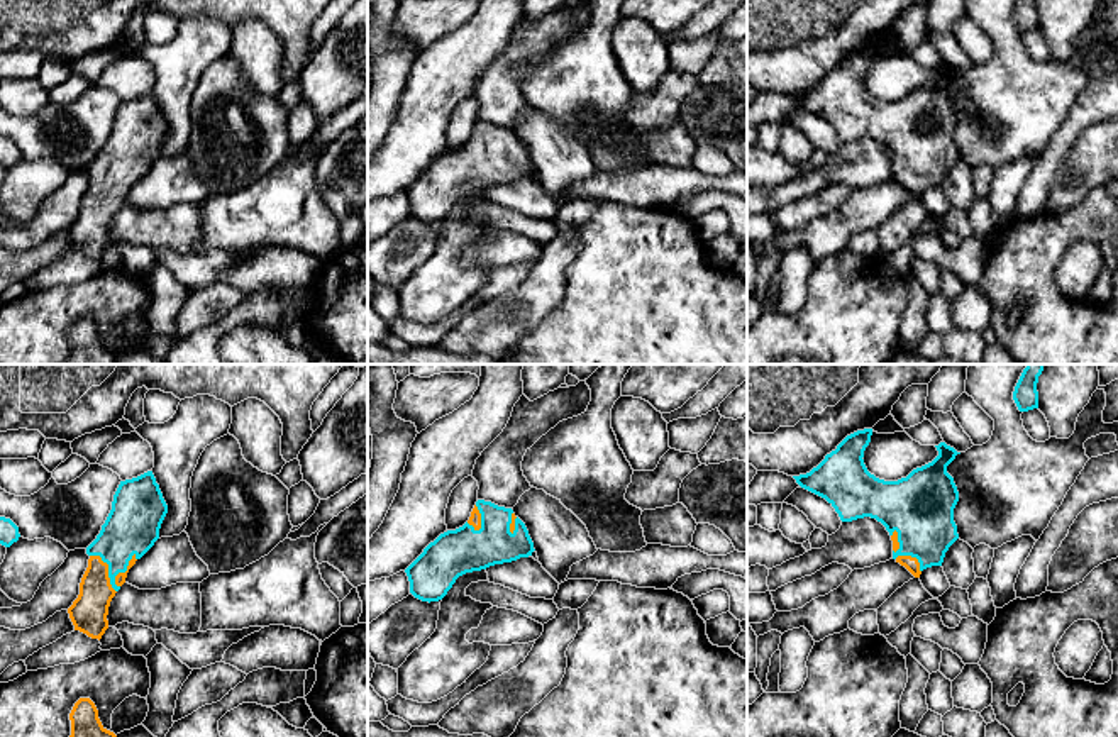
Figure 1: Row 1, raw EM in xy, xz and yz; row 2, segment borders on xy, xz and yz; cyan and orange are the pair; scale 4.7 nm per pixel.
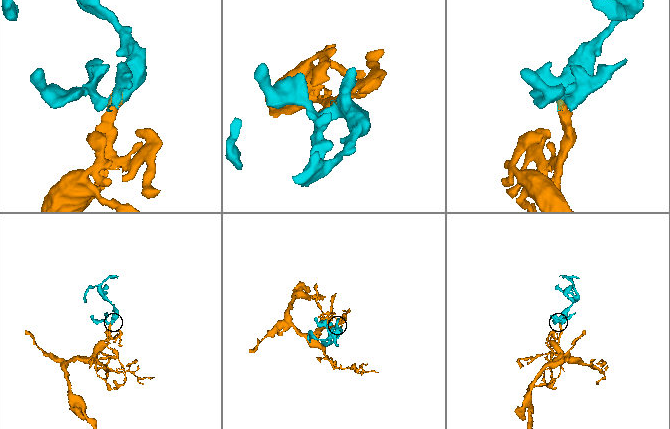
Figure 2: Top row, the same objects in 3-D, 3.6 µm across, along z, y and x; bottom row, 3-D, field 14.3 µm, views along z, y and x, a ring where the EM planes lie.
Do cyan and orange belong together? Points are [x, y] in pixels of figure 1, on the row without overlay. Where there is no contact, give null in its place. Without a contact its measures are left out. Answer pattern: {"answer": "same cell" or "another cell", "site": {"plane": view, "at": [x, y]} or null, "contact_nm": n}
{"answer": "same cell", "site": {"plane": "xy", "at": [110, 204]}, "contact_nm": 220}

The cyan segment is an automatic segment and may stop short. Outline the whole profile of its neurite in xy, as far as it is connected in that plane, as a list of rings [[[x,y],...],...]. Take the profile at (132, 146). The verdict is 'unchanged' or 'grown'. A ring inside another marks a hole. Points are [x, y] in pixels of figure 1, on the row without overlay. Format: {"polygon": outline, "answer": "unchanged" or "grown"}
{"polygon": [[[152,91],[120,102],[112,130],[97,159],[86,168],[88,188],[80,215],[68,229],[75,251],[102,259],[108,249],[108,227],[125,203],[129,190],[159,159],[168,134]]], "answer": "grown"}

